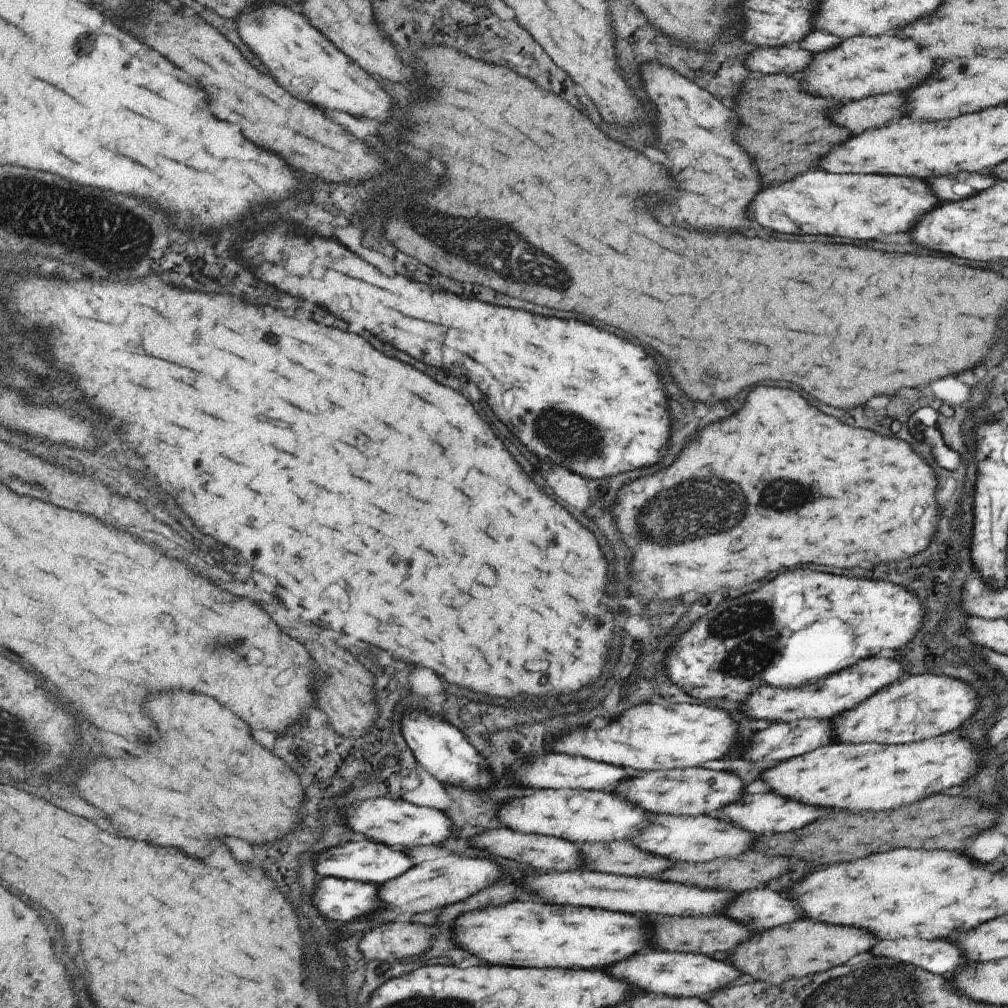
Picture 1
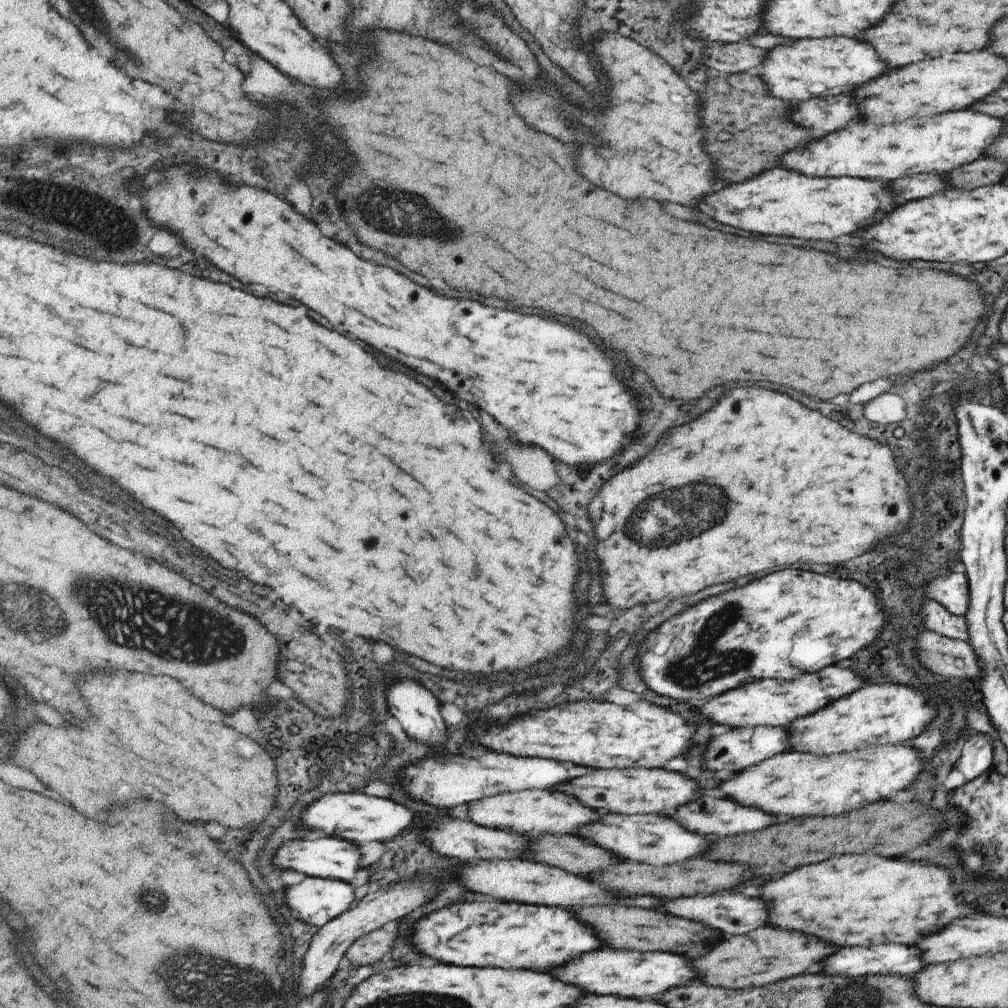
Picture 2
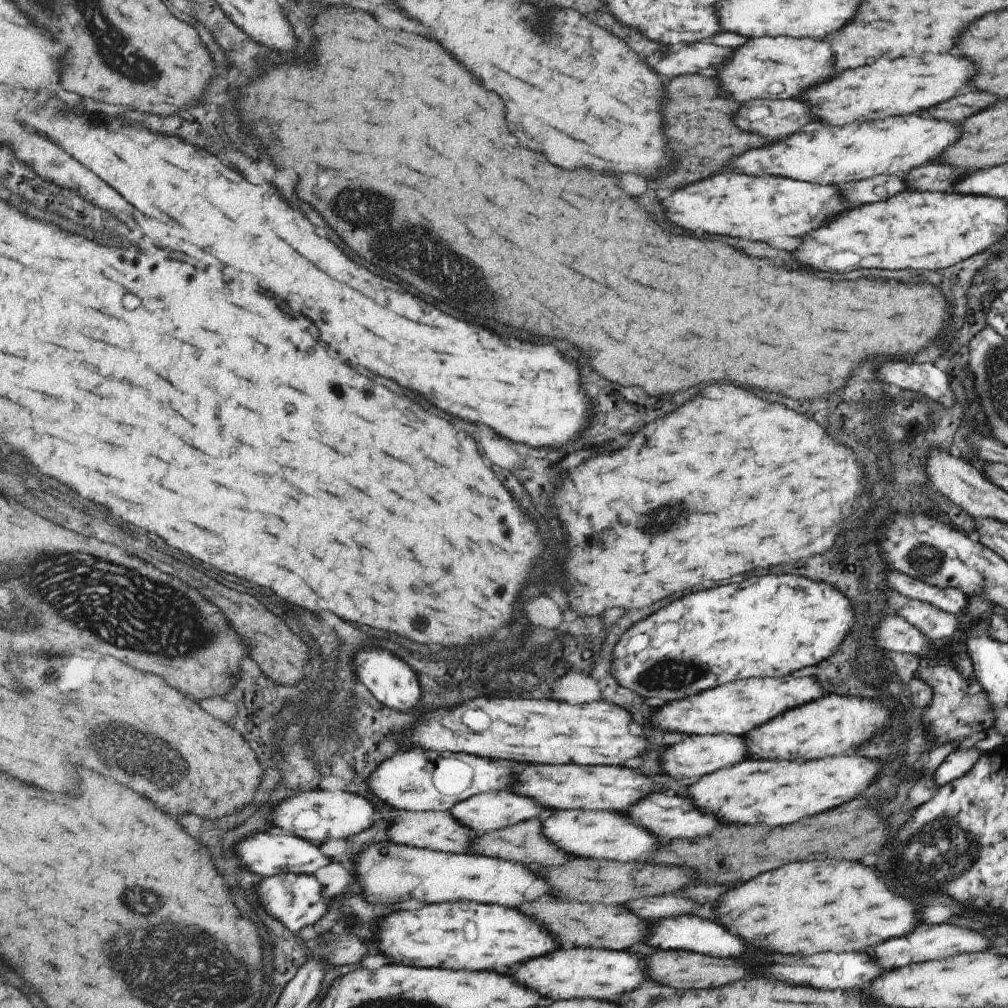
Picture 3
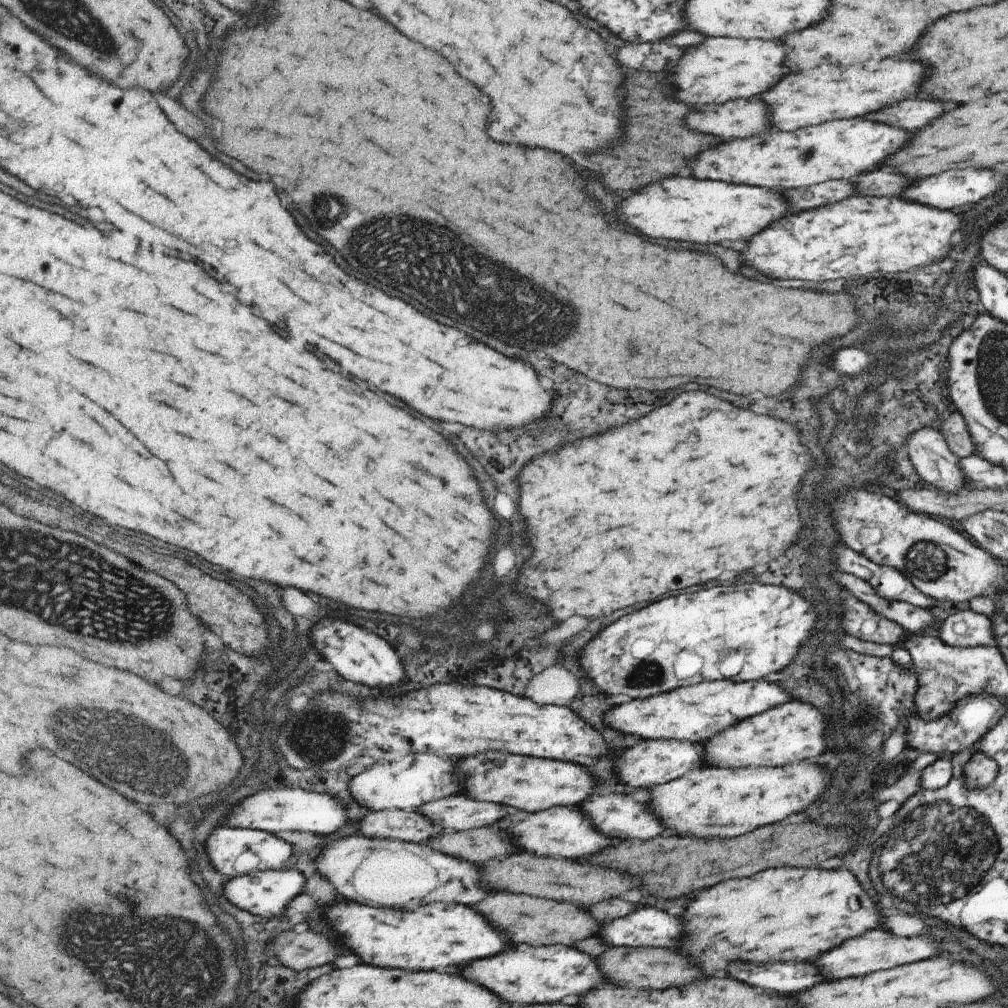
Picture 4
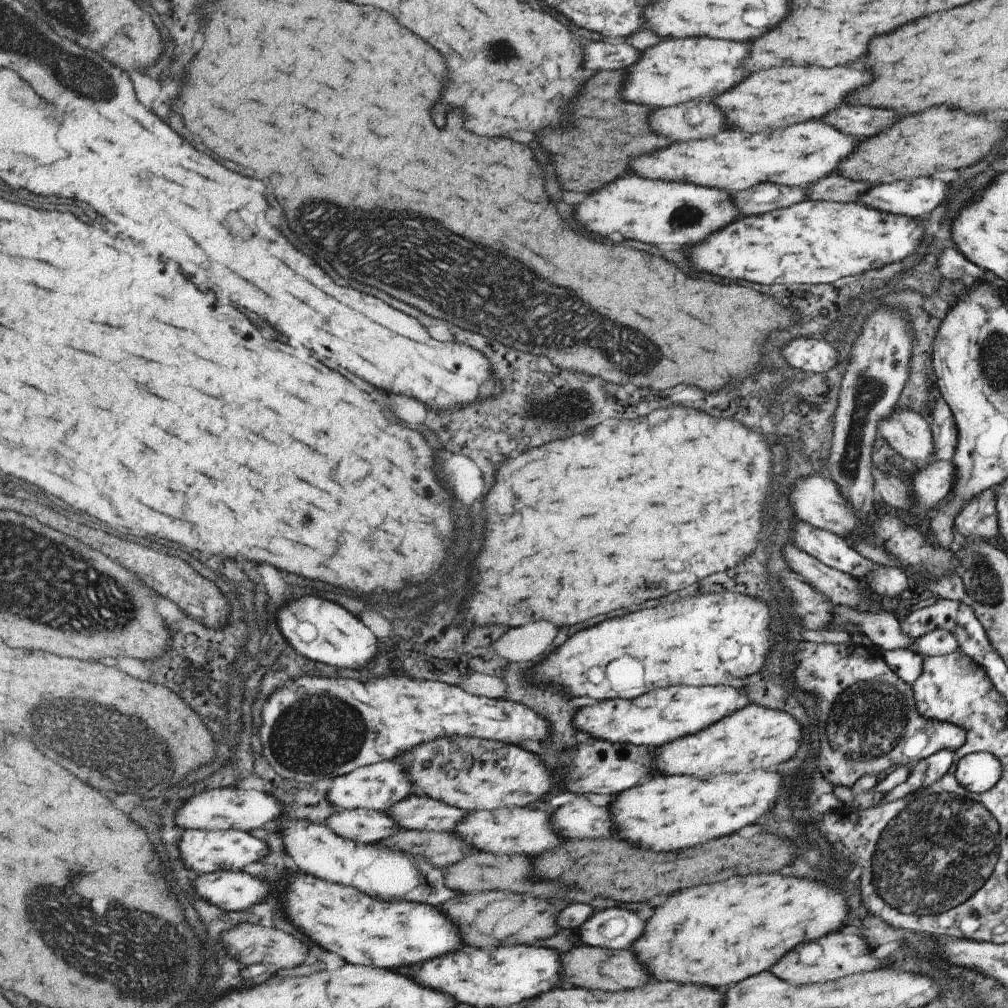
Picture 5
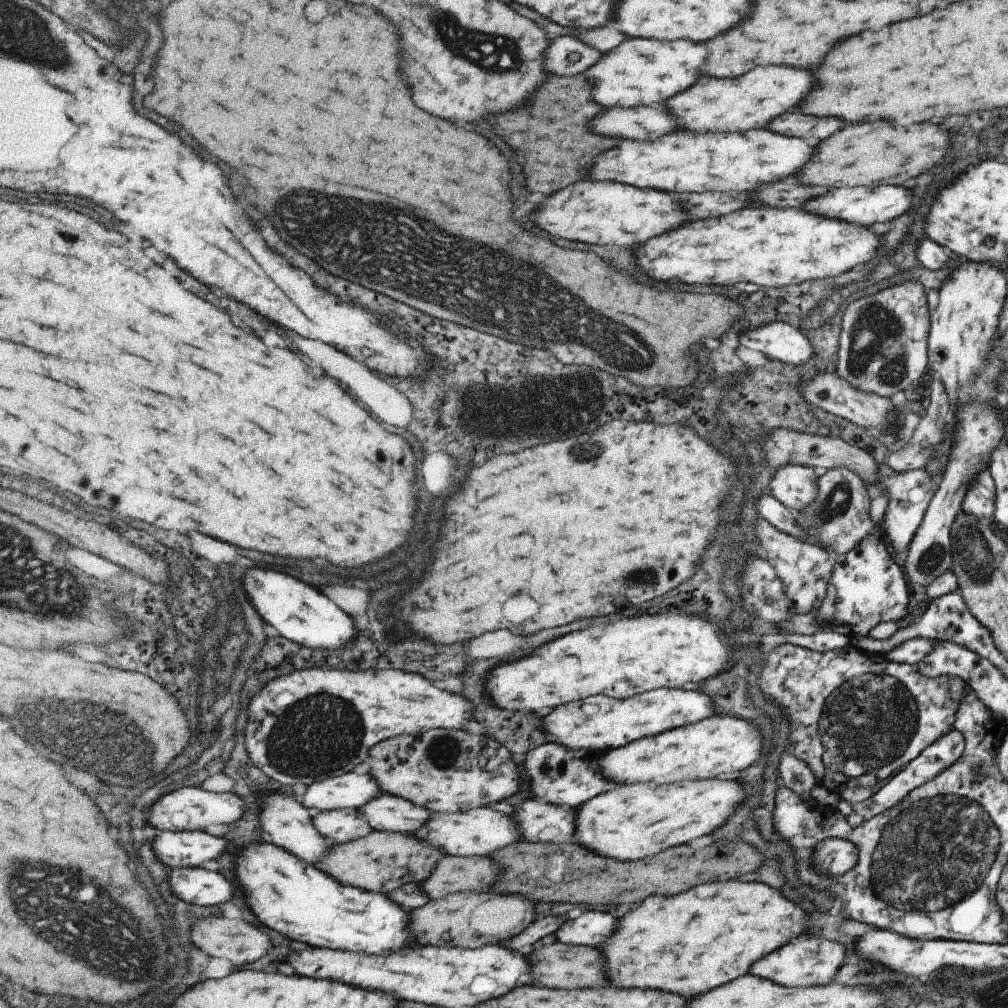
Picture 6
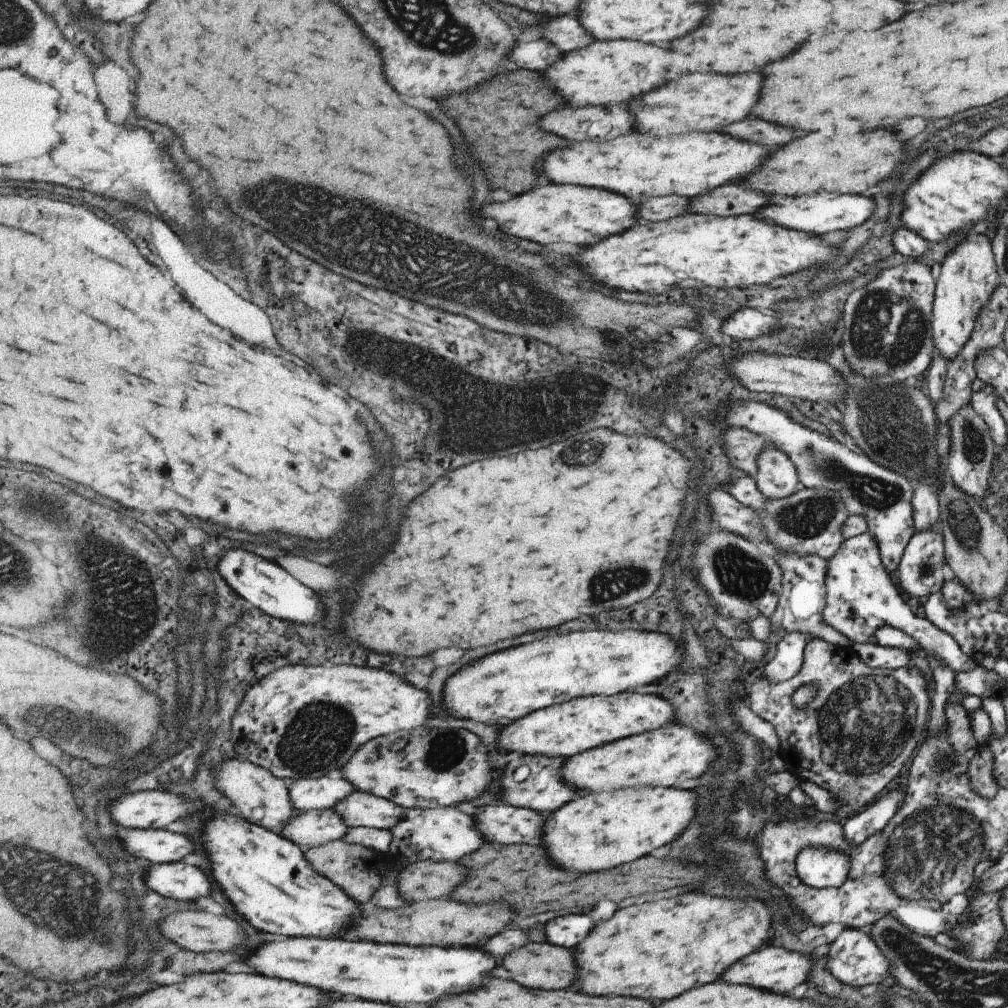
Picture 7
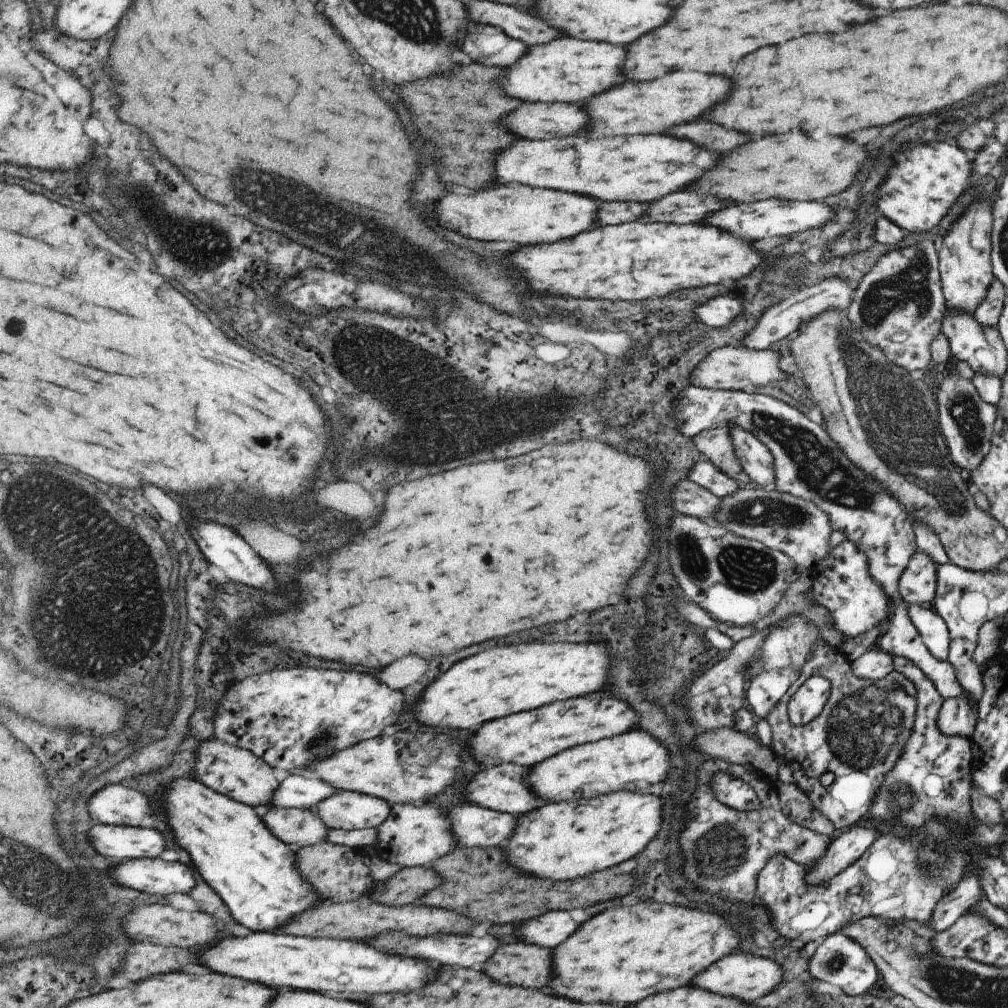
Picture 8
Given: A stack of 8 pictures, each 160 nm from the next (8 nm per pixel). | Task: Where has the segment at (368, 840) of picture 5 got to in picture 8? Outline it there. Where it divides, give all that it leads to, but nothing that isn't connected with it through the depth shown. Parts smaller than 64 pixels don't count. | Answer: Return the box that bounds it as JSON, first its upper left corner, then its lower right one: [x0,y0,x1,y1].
[262,806,331,848]

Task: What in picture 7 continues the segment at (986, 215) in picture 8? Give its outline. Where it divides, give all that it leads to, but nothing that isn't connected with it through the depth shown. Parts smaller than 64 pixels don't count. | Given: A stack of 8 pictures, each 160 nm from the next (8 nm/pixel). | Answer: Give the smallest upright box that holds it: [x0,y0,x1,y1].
[930,234,999,361]

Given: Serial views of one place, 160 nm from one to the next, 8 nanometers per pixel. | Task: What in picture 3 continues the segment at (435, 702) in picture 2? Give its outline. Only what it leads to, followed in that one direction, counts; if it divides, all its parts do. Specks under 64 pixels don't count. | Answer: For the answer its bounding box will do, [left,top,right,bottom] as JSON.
[351,648,424,712]

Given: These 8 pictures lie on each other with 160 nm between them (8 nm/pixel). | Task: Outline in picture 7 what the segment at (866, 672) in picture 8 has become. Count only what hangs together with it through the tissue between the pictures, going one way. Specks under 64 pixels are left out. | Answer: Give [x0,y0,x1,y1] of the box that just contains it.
[851,640,909,669]

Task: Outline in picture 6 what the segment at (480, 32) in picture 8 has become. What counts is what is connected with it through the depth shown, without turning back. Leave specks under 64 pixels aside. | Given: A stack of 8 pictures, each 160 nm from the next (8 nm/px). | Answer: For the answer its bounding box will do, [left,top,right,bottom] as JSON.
[543,36,601,76]

